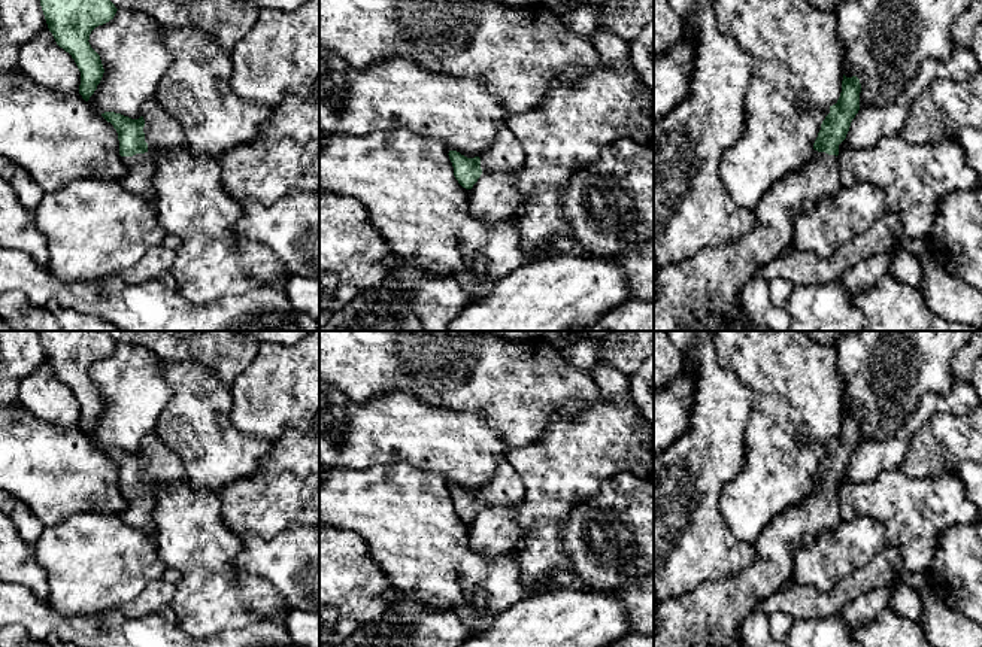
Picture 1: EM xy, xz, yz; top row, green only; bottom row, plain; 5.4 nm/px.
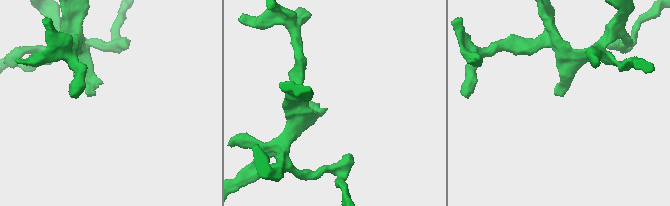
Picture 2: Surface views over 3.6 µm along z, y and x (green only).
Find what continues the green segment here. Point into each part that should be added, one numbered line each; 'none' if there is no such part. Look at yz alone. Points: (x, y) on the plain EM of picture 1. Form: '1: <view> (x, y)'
1: yz (711, 616)

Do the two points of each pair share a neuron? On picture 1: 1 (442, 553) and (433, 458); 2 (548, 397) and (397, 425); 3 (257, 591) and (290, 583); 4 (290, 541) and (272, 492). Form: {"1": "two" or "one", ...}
{"1": "two", "2": "two", "3": "two", "4": "two"}

